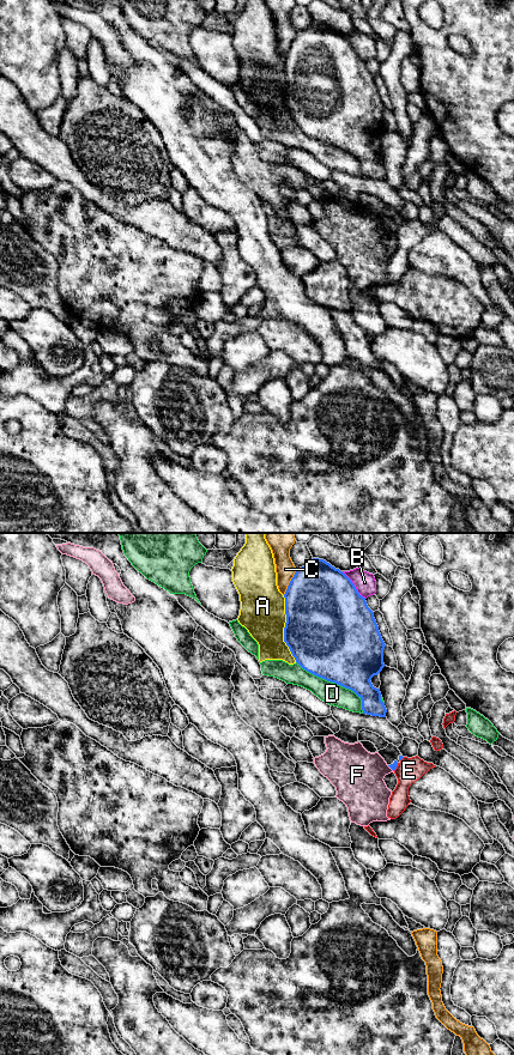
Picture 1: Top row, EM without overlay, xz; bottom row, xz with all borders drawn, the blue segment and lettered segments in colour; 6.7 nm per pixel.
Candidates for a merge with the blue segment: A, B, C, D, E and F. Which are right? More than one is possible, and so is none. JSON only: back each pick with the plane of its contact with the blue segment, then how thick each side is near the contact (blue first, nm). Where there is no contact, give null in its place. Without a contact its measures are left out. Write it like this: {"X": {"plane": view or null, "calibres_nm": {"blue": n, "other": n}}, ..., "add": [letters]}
{"add": []}

